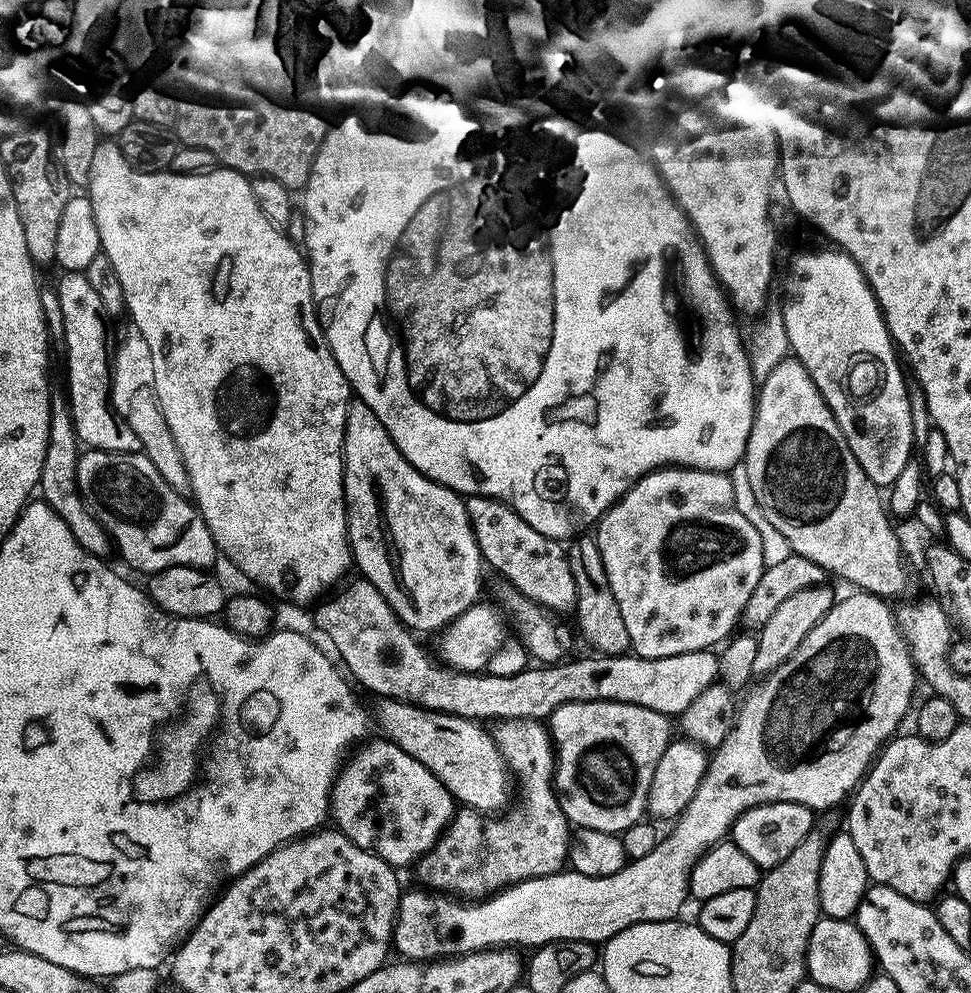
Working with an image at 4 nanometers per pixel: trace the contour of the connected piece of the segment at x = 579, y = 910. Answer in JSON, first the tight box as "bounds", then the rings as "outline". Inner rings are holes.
{"bounds":[394,590,918,962],"outline":[[[856,590],[853,593],[853,596],[848,596],[845,600],[837,599],[833,603],[832,608],[822,618],[822,622],[818,622],[814,626],[814,630],[810,630],[810,634],[806,634],[806,638],[802,638],[802,644],[798,646],[798,650],[794,650],[794,654],[790,654],[790,658],[786,658],[786,662],[782,662],[782,666],[778,666],[778,670],[774,670],[769,676],[765,676],[759,682],[751,685],[750,691],[747,693],[749,696],[745,700],[743,697],[736,713],[736,725],[730,730],[730,734],[724,739],[724,743],[711,753],[708,769],[702,778],[702,782],[698,782],[698,790],[694,790],[694,798],[690,798],[686,810],[680,813],[671,827],[669,827],[673,828],[669,830],[668,836],[666,832],[666,835],[658,842],[658,846],[654,846],[654,850],[650,850],[650,854],[646,854],[646,858],[638,858],[631,861],[625,864],[622,870],[618,870],[618,874],[610,874],[609,876],[587,876],[571,870],[561,870],[549,876],[520,880],[517,884],[510,884],[506,888],[501,888],[499,892],[493,892],[491,896],[480,899],[457,898],[455,895],[445,894],[439,890],[405,891],[400,897],[400,906],[396,910],[396,922],[394,925],[395,951],[397,948],[404,955],[401,957],[407,958],[409,961],[427,962],[441,958],[462,956],[466,952],[480,952],[484,948],[519,946],[521,949],[528,948],[527,950],[532,950],[539,945],[549,944],[555,940],[584,940],[588,944],[599,945],[605,940],[614,938],[614,934],[618,934],[635,924],[677,919],[681,915],[680,907],[683,906],[684,899],[689,899],[690,896],[688,883],[692,877],[692,867],[697,864],[705,853],[710,851],[716,844],[721,843],[731,833],[734,822],[748,808],[753,808],[758,804],[773,804],[774,802],[794,802],[813,810],[819,810],[819,808],[824,808],[820,810],[832,810],[835,804],[842,803],[841,805],[843,805],[855,793],[860,781],[864,779],[868,769],[872,767],[880,749],[889,740],[893,739],[894,733],[897,731],[895,728],[903,722],[904,715],[908,712],[908,707],[910,707],[910,712],[913,707],[912,695],[916,692],[916,680],[918,684],[916,664],[912,661],[912,655],[908,652],[908,644],[904,641],[900,627],[896,624],[893,609],[891,607],[888,609],[889,601],[879,596],[873,596],[871,592],[863,590]]]}

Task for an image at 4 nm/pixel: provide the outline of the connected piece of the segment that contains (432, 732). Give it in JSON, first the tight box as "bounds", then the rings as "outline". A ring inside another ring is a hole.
{"bounds":[374,699,510,814],"outline":[[[381,699],[380,705],[377,706],[376,712],[374,708],[374,716],[380,719],[380,728],[387,739],[392,740],[402,750],[406,750],[406,754],[410,754],[414,758],[418,758],[418,762],[422,762],[422,766],[426,766],[426,770],[430,770],[434,774],[434,778],[438,778],[438,782],[442,782],[442,786],[446,786],[446,790],[452,796],[453,801],[459,802],[468,808],[475,808],[476,811],[485,814],[496,814],[501,810],[507,809],[510,804],[508,800],[508,780],[510,784],[510,773],[508,770],[508,764],[504,761],[504,755],[500,753],[500,748],[496,744],[496,739],[492,737],[491,731],[483,723],[477,722],[474,719],[468,719],[466,717],[455,716],[454,713],[448,712],[436,712],[434,709],[421,708],[417,704],[413,704],[408,700],[397,700],[397,699]]]}

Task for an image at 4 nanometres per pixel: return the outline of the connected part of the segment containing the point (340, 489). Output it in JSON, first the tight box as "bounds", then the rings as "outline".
{"bounds":[86,142,354,605],"outline":[[[102,142],[98,146],[98,150],[94,150],[94,159],[90,165],[90,178],[86,185],[86,195],[90,203],[93,204],[94,221],[98,226],[98,238],[100,239],[100,251],[106,258],[110,260],[110,266],[114,268],[115,274],[118,276],[118,282],[121,283],[125,296],[125,309],[130,317],[131,323],[141,332],[142,338],[146,340],[150,346],[150,354],[154,362],[154,382],[152,389],[156,392],[158,402],[162,414],[170,428],[170,432],[174,436],[174,442],[180,451],[181,458],[184,460],[185,470],[188,473],[188,488],[190,489],[191,499],[194,501],[200,517],[206,522],[206,526],[210,530],[212,540],[215,542],[217,549],[221,553],[224,552],[253,580],[256,584],[261,584],[264,588],[269,588],[272,592],[277,592],[280,598],[285,601],[295,601],[301,605],[307,605],[312,600],[315,601],[323,588],[331,589],[336,579],[343,574],[349,567],[353,567],[352,545],[348,543],[348,521],[344,510],[344,427],[346,426],[346,410],[348,409],[348,401],[353,399],[354,393],[348,384],[348,379],[342,374],[342,370],[338,366],[338,362],[334,358],[334,354],[328,348],[328,340],[324,337],[324,330],[320,327],[318,313],[316,311],[316,302],[312,298],[312,279],[308,273],[308,261],[305,253],[301,249],[295,248],[288,241],[287,235],[281,229],[271,225],[262,210],[258,208],[258,202],[252,193],[252,180],[245,176],[242,172],[236,172],[233,168],[225,168],[223,166],[213,167],[212,171],[206,174],[198,174],[197,176],[182,176],[179,174],[169,174],[168,172],[136,172],[126,162],[126,158],[122,158],[119,143]]]}

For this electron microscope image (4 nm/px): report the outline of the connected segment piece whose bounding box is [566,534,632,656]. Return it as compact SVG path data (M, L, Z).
M588 534L575 537L567 547L570 574L574 574L574 590L576 591L576 607L574 617L580 623L580 632L588 639L589 644L601 656L616 656L627 653L632 647L630 634L626 634L626 622L622 618L622 610L618 610L618 602L614 598L614 590L610 590L610 578L606 578L606 566L602 566L601 552L595 539Z

